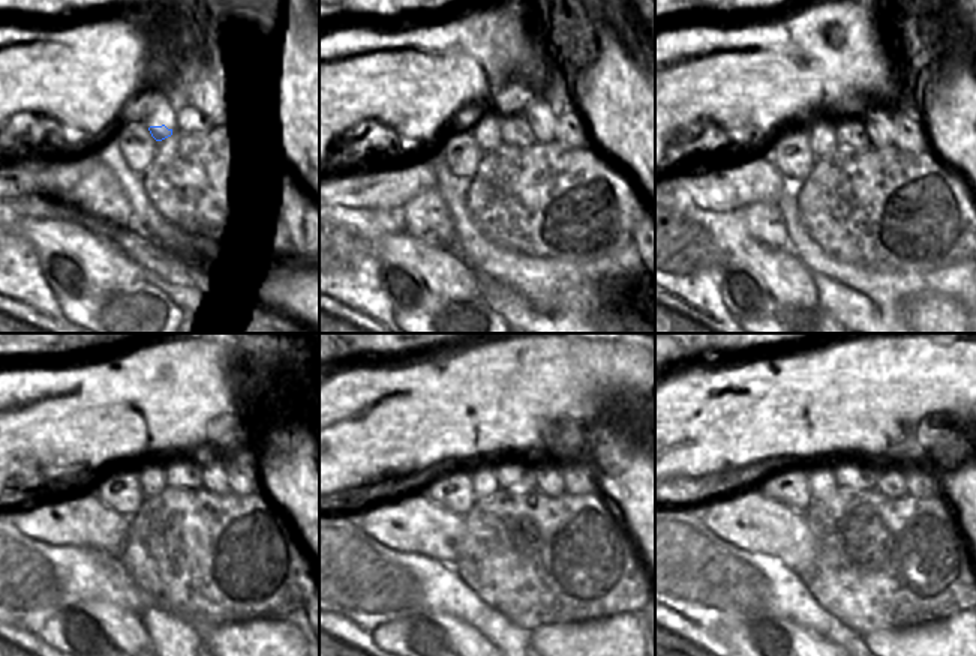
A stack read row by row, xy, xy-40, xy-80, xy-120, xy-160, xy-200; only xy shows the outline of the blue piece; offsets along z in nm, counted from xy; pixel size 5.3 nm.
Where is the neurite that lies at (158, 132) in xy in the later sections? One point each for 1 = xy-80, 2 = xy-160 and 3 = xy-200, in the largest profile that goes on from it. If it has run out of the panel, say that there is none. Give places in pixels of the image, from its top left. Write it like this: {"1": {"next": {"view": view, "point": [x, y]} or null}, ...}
{"1": {"next": {"view": "xy-80", "point": [822, 138]}}, "2": {"next": {"view": "xy-160", "point": [485, 484]}}, "3": {"next": {"view": "xy-200", "point": [822, 484]}}}

